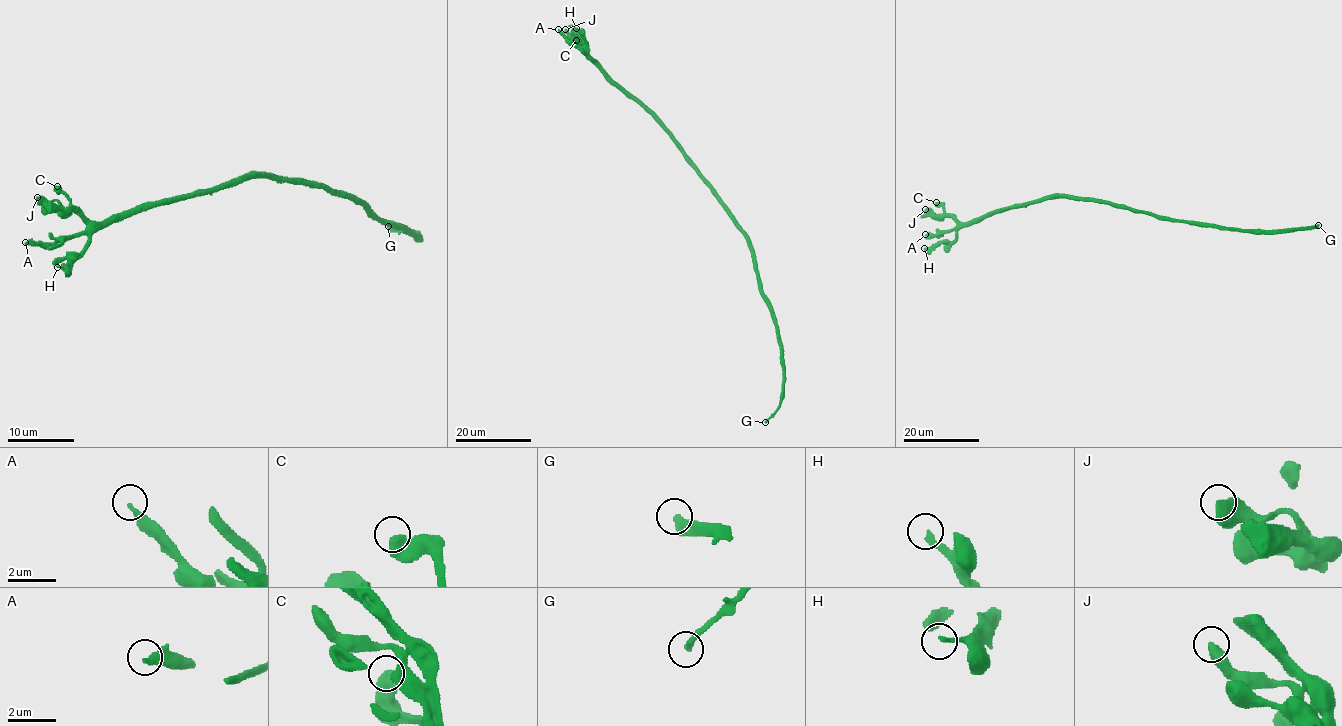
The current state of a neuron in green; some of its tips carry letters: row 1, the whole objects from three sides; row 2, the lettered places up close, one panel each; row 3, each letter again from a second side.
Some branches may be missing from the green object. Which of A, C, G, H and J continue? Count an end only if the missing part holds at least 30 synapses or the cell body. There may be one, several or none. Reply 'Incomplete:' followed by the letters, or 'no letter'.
Incomplete: G

